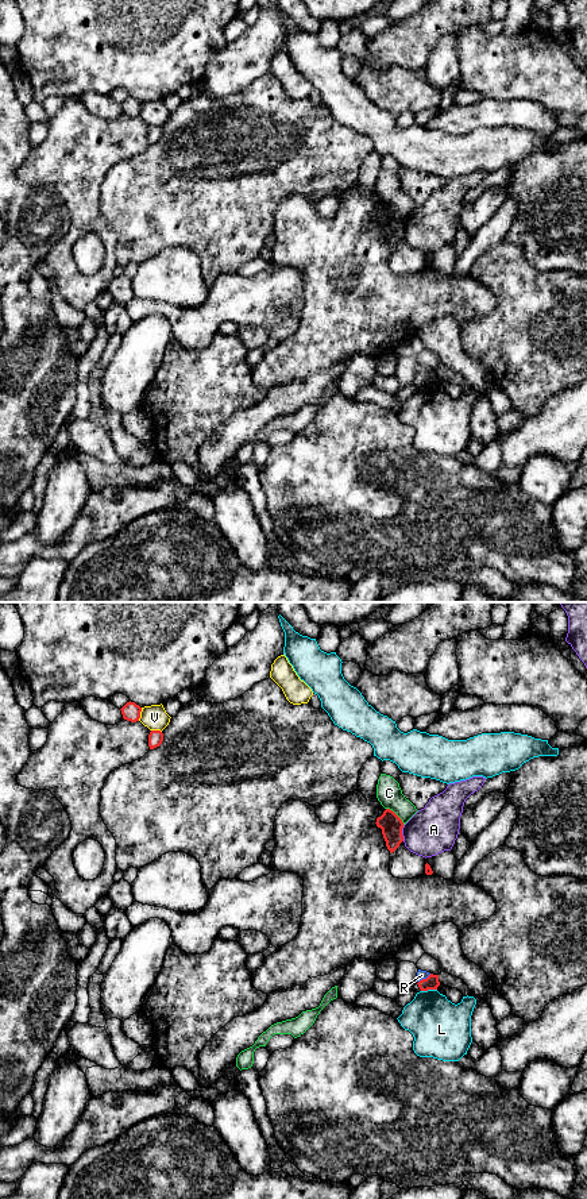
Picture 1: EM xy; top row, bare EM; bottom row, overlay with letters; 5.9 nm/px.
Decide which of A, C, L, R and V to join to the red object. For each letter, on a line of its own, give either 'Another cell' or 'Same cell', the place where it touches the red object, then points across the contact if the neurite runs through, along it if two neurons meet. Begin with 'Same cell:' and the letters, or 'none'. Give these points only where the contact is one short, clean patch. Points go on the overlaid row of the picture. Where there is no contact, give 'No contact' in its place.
Same cell: none
A: Another cell. Touches red at xy (401, 833)
C: Another cell. Touches red at xy (396, 814). Boundary: xy (386, 808), (404, 824)
L: Another cell. Touches red at xy (428, 989)
R: Another cell. Touches red at xy (424, 979). Boundary: xy (431, 974), (418, 982)
V: Another cell. Touches red at xy (139, 714). Boundary: xy (142, 708), (138, 720)

